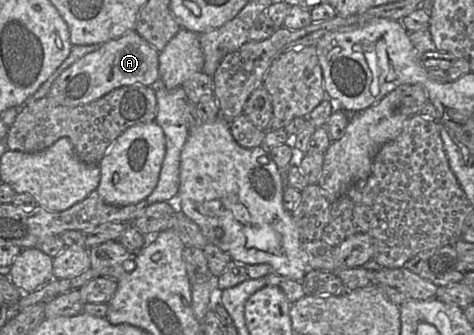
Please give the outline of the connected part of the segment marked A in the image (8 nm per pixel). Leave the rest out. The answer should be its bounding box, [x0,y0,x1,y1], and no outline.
[47,30,159,107]

